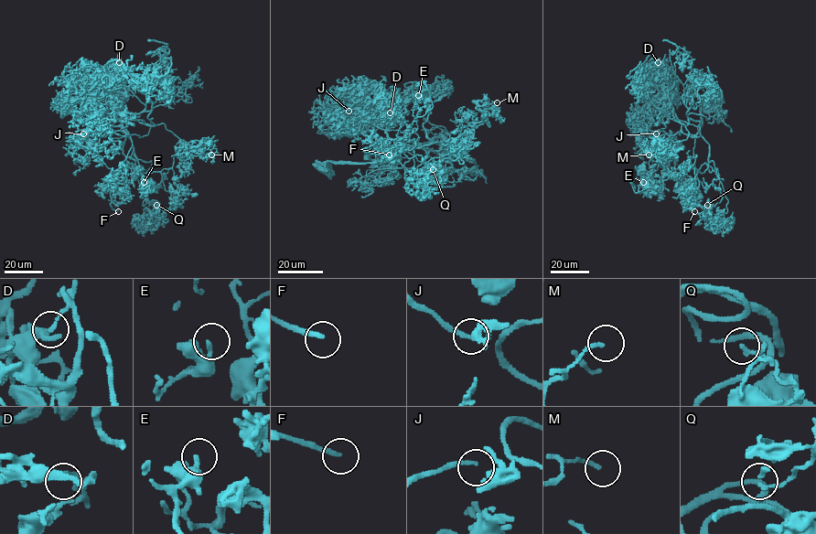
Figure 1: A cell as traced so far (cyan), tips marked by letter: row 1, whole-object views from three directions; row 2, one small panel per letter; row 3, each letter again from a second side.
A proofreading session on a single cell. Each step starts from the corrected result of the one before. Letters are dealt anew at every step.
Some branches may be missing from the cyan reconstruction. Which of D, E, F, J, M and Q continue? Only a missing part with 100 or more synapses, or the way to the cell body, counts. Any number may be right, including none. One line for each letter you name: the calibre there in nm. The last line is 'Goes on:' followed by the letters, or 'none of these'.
Goes on: none of these

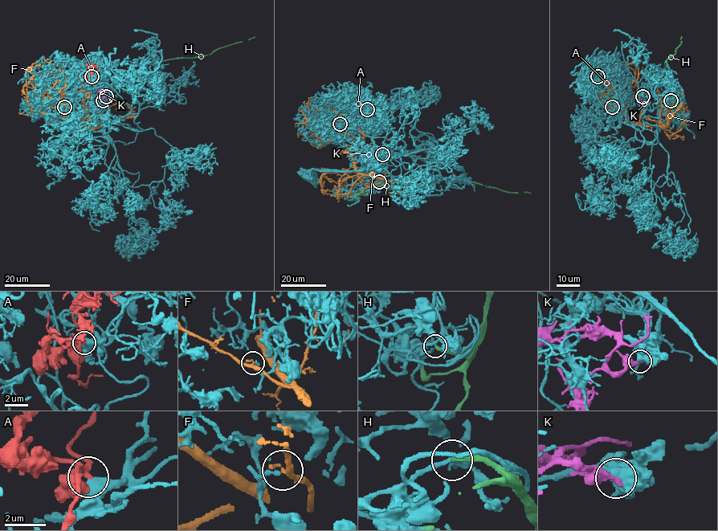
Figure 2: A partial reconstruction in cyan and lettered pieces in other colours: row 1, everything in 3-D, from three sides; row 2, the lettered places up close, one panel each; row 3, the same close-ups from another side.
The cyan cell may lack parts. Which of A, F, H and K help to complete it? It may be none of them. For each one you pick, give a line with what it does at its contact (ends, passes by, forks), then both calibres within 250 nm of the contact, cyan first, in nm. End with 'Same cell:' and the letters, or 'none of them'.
A: it forks | 500/320 nm
Same cell: A

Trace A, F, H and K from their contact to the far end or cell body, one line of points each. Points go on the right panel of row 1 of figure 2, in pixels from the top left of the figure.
A: (598, 76), (586, 75), (585, 78)
F: (612, 108), (641, 125), (663, 127), (680, 108), (681, 103), (682, 105)
H: (671, 100), (678, 94), (678, 88), (667, 72), (665, 62), (675, 53), (681, 44), (682, 36)
K: (642, 96), (641, 99), (639, 93), (645, 88)

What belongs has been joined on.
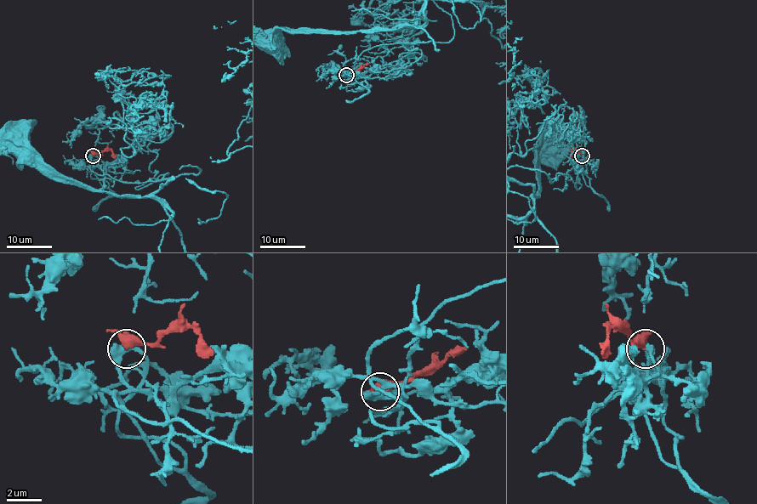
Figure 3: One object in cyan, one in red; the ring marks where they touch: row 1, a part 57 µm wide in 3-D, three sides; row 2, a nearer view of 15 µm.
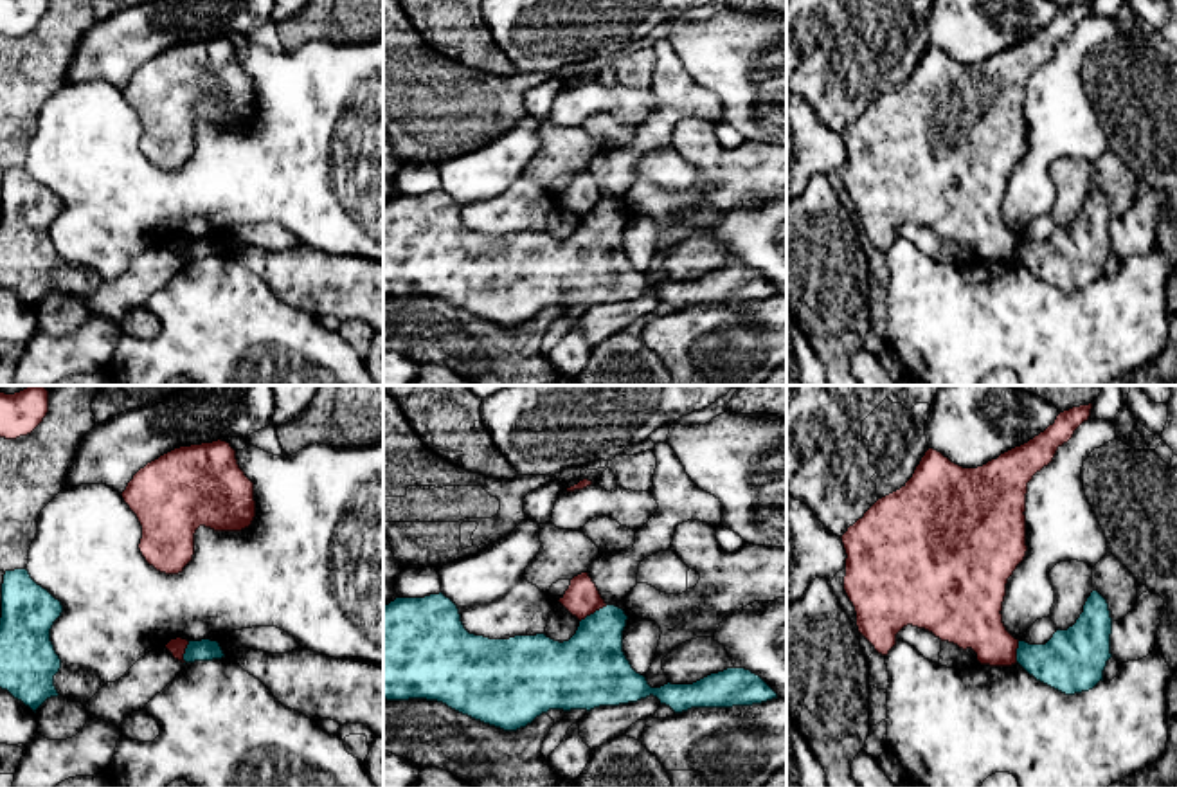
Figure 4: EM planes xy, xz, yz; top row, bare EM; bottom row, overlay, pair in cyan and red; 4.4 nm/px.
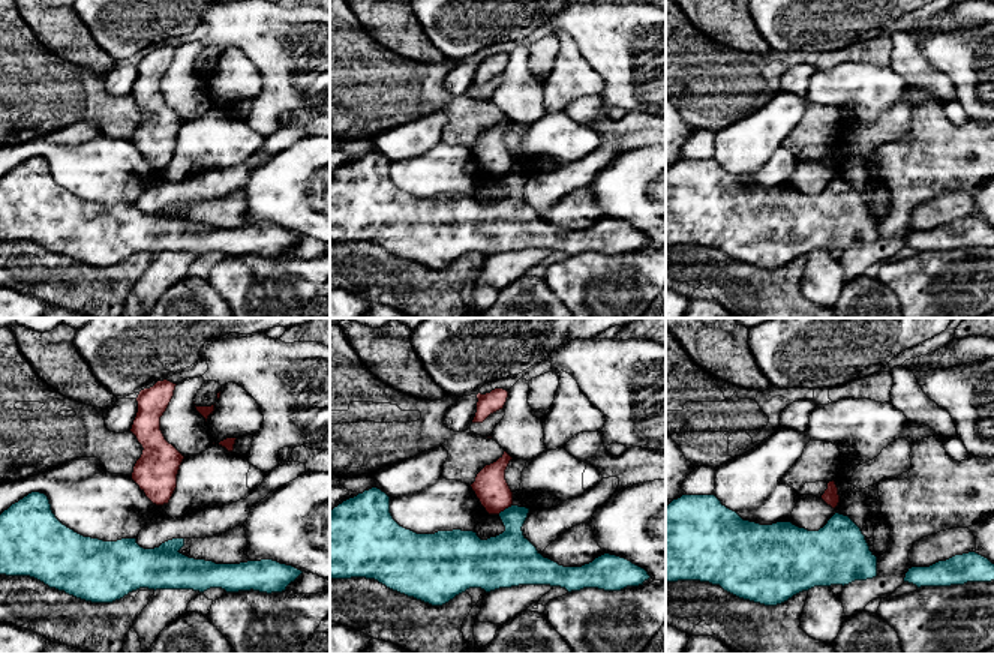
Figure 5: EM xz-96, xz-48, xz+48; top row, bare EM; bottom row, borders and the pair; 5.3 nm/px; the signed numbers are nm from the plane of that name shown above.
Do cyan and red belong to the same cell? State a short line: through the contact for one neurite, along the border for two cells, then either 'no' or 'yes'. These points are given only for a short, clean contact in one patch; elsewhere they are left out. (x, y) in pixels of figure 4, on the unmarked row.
xz (607, 202), (580, 218) | no

